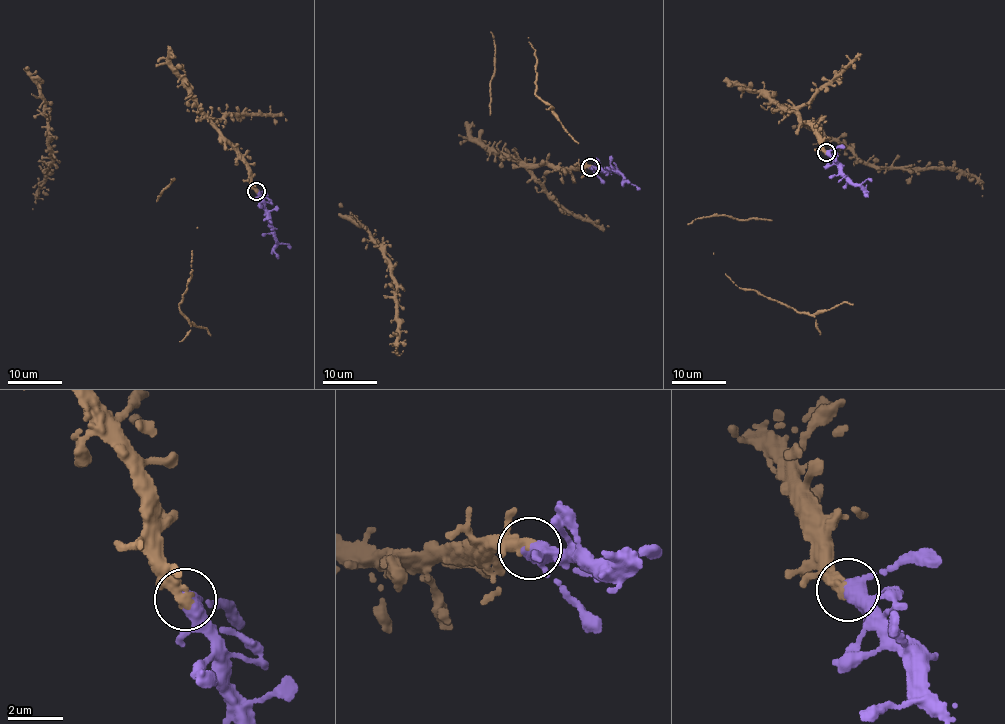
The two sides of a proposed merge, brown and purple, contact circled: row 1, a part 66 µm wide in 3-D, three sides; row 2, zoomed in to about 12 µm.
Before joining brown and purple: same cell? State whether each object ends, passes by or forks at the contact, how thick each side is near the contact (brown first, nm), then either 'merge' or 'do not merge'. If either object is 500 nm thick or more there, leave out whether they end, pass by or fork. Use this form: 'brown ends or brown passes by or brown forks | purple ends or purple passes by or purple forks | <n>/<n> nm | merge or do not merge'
brown ends | purple forks | 480/320 nm | merge

